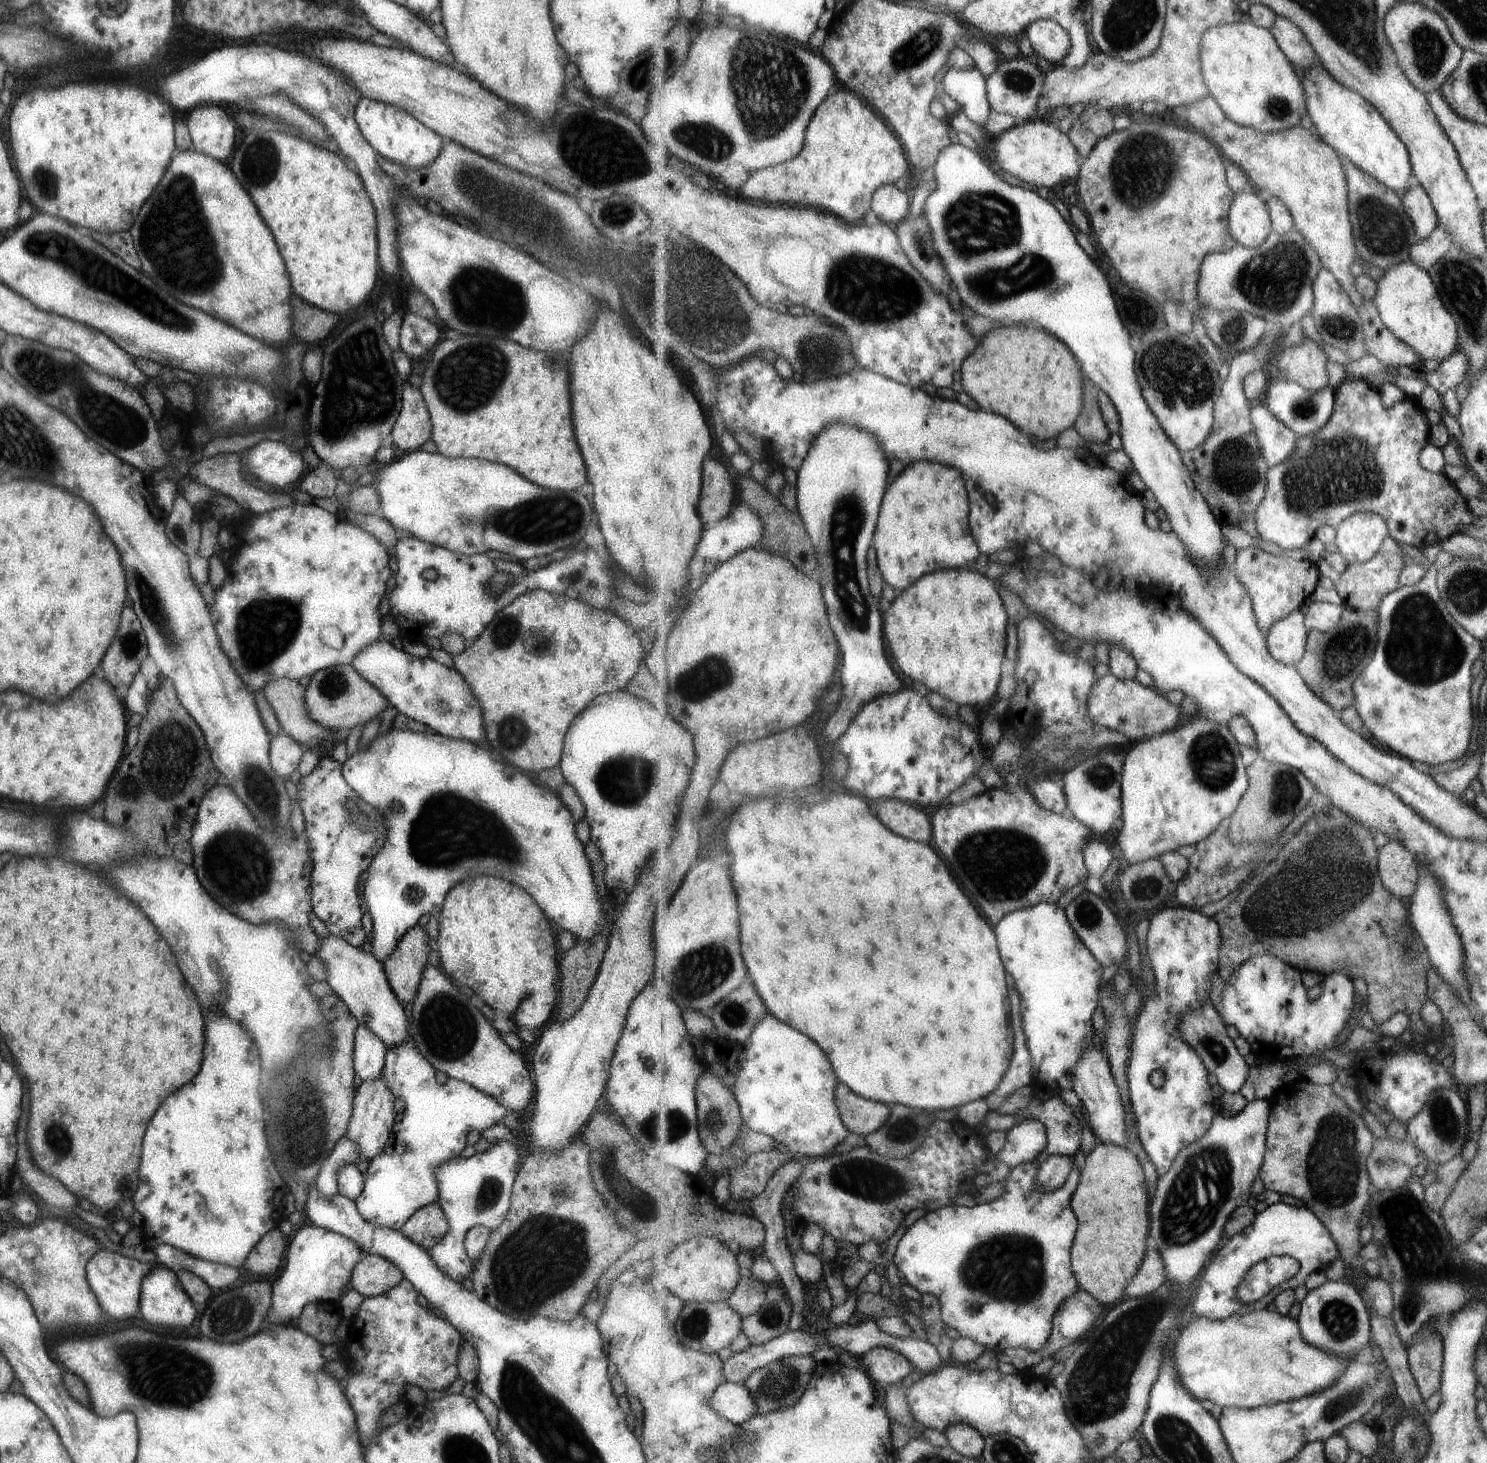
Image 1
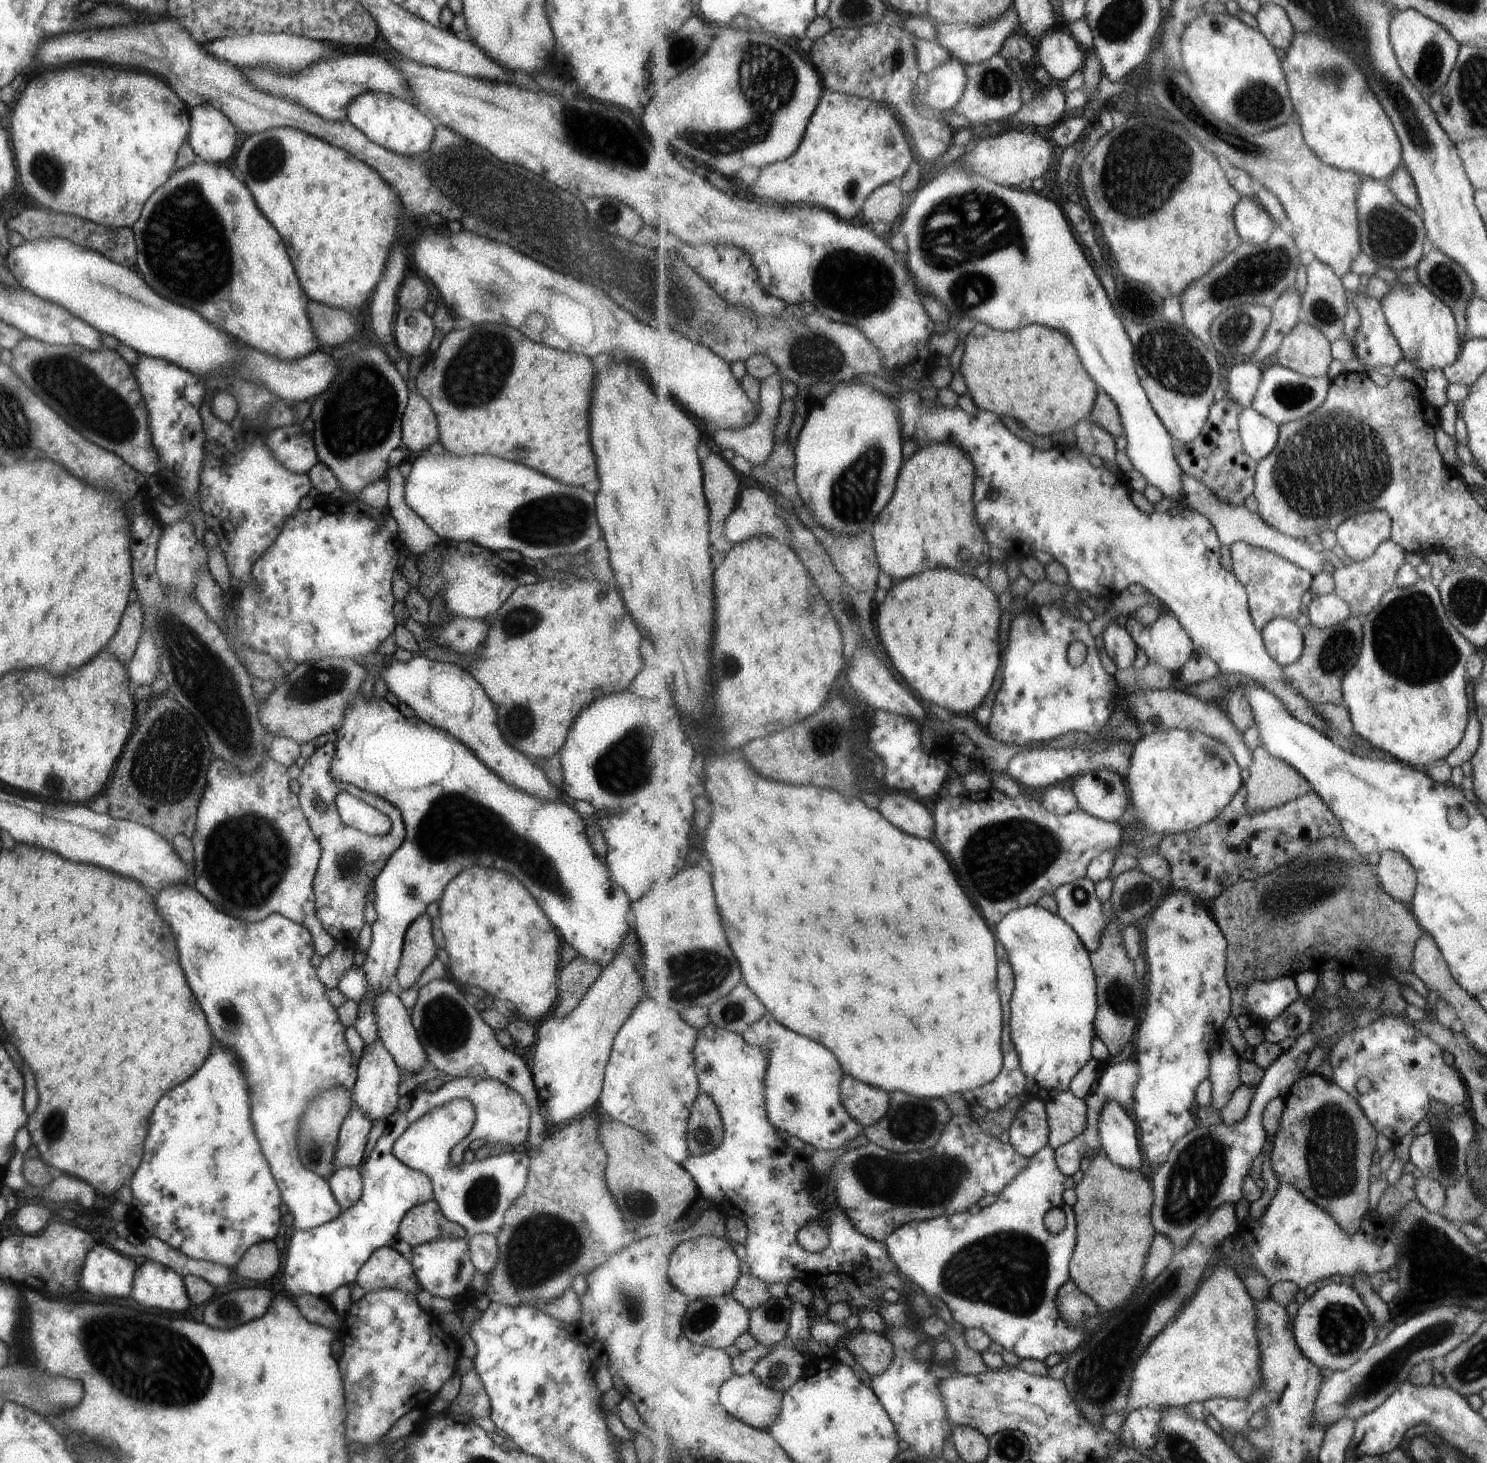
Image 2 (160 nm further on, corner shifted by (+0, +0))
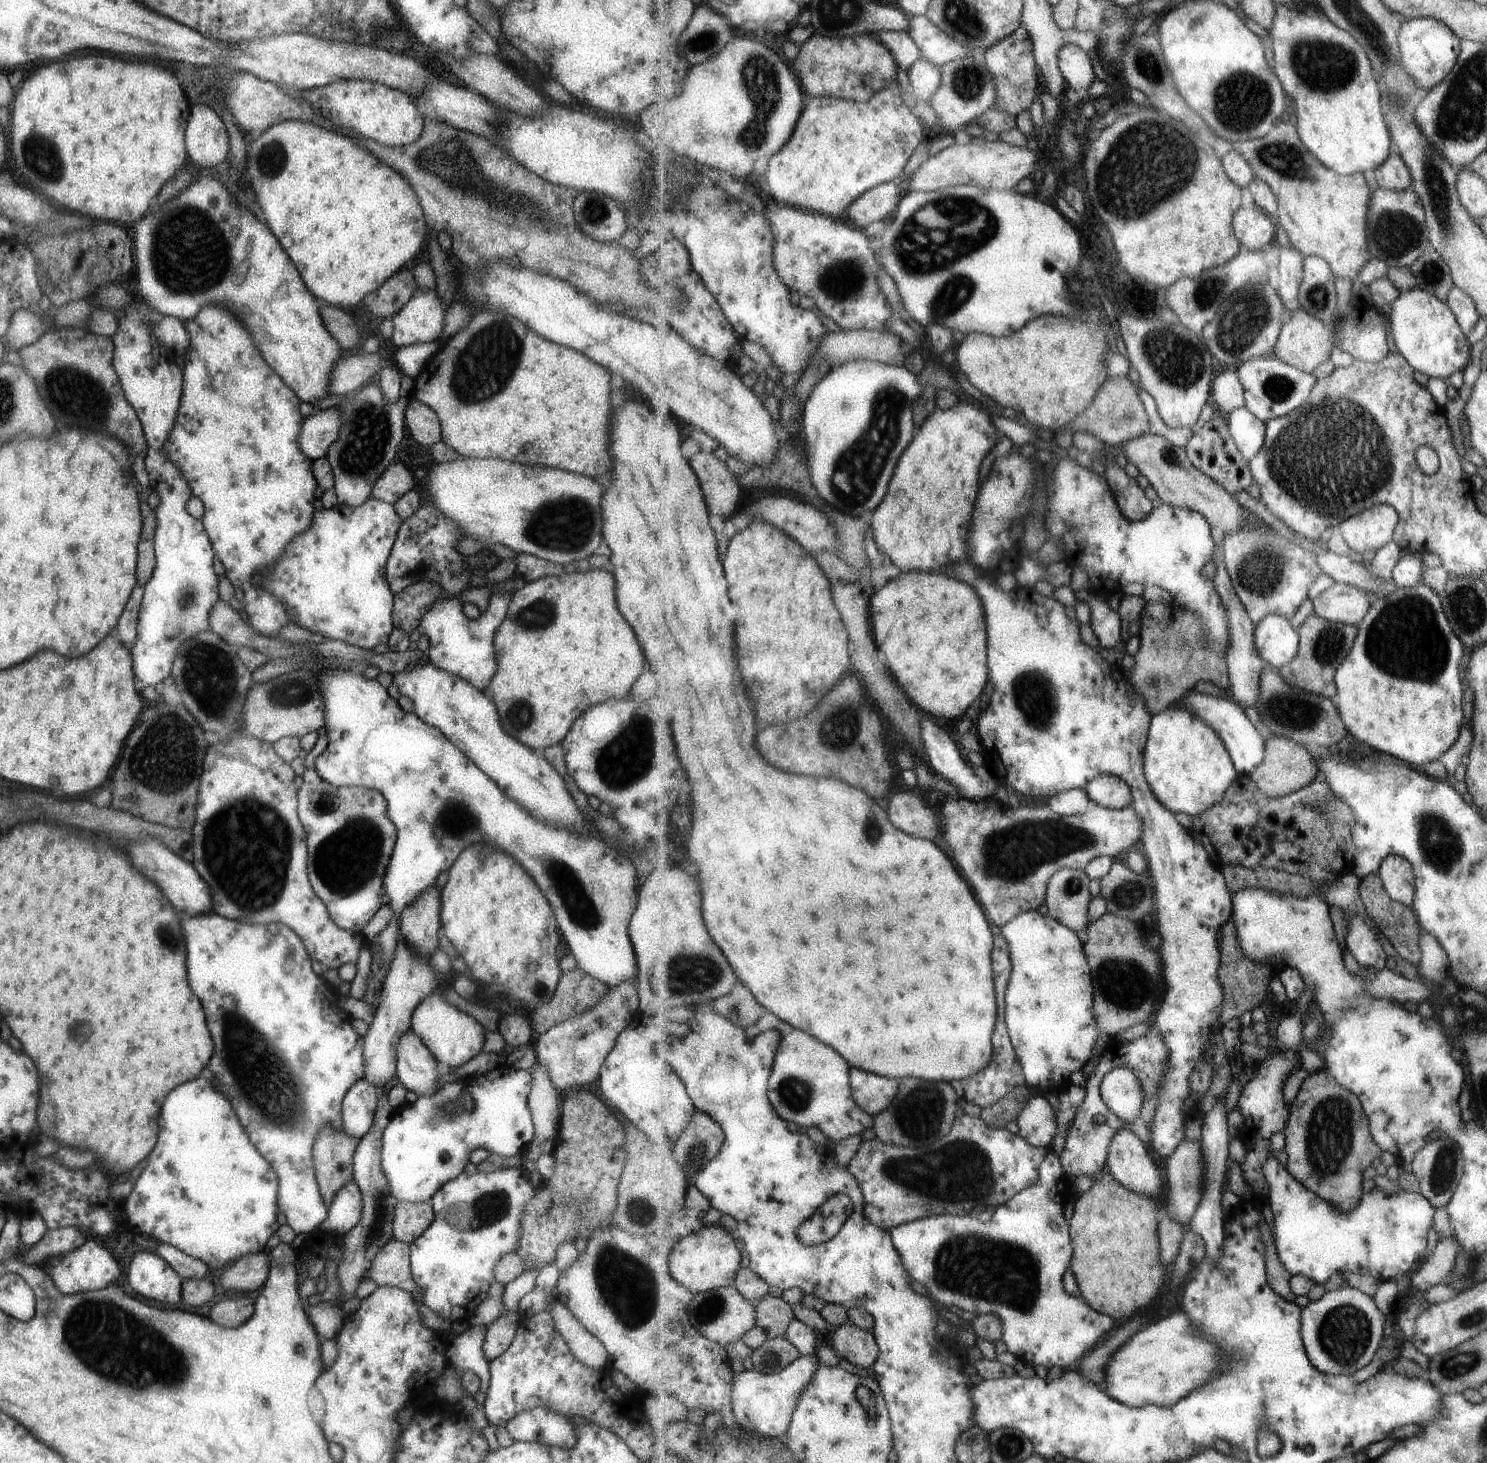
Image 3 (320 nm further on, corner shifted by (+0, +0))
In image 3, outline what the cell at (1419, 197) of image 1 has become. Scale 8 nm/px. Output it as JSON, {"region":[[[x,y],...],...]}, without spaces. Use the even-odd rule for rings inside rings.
{"region":[[[1391,153],[1385,163],[1374,170],[1378,186],[1394,191],[1412,188],[1413,177],[1400,153]]]}

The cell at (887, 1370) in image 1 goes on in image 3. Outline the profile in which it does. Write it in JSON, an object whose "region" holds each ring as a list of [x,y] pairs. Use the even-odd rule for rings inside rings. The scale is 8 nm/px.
{"region":[[[849,1322],[837,1328],[831,1336],[833,1349],[839,1358],[858,1368],[873,1368],[880,1350],[872,1331]]]}

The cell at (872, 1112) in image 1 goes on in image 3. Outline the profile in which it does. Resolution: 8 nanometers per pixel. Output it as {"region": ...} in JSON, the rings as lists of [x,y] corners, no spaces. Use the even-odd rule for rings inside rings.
{"region":[[[853,1067],[850,1069],[850,1083],[857,1104],[876,1117],[896,1099],[900,1081]]]}

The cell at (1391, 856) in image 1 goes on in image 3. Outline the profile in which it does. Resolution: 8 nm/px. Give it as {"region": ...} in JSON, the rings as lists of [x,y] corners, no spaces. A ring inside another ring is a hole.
{"region":[[[1389,855],[1380,868],[1384,887],[1393,900],[1407,906],[1414,906],[1414,894],[1417,887],[1414,865],[1410,860],[1399,855]]]}

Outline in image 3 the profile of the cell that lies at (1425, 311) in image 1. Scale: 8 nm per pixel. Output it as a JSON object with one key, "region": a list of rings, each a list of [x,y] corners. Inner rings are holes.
{"region":[[[1415,288],[1403,291],[1392,304],[1392,339],[1397,349],[1411,366],[1430,379],[1443,379],[1462,371],[1469,364],[1469,348],[1460,326],[1455,324],[1454,313],[1432,292]]]}

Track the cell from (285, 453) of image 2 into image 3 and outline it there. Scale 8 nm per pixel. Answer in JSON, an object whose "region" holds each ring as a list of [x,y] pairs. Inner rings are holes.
{"region":[[[333,406],[303,418],[298,447],[306,458],[313,460],[325,456],[328,446],[337,440],[341,421],[339,410]]]}

